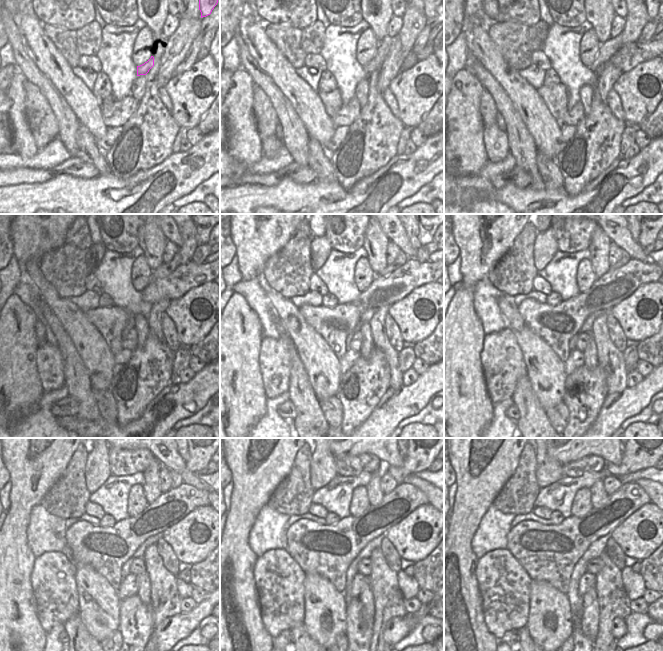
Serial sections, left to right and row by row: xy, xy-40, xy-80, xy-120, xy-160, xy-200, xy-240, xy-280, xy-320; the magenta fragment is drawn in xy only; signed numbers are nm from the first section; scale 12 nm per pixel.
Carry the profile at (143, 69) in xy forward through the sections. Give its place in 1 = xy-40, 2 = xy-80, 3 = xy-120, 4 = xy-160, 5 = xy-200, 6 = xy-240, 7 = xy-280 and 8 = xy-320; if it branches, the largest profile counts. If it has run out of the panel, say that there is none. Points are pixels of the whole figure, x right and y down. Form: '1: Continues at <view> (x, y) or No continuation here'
1: Continues at xy-40 (384, 47)
2: Continues at xy-80 (611, 46)
3: Continues at xy-120 (165, 269)
4: Continues at xy-160 (401, 259)
5: Continues at xy-200 (625, 257)
6: Continues at xy-240 (176, 480)
7: Continues at xy-280 (418, 458)
8: Continues at xy-320 (634, 458)

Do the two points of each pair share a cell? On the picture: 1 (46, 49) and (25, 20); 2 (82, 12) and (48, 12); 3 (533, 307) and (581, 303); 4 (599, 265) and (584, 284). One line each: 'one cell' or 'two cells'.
1: one cell
2: one cell
3: one cell
4: two cells

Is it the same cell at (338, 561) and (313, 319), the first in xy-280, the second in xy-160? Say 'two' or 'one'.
one

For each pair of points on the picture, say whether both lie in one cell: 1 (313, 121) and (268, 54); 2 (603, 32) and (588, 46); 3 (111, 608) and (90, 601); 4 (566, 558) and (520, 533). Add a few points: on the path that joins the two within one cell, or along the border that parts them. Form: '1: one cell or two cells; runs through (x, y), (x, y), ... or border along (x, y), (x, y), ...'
1: one cell; runs through (307, 104), (281, 71)
2: two cells; border along (592, 28), (600, 44)
3: one cell; runs through (106, 608), (103, 608), (95, 601)
4: one cell; runs through (555, 552), (546, 552), (531, 539)

